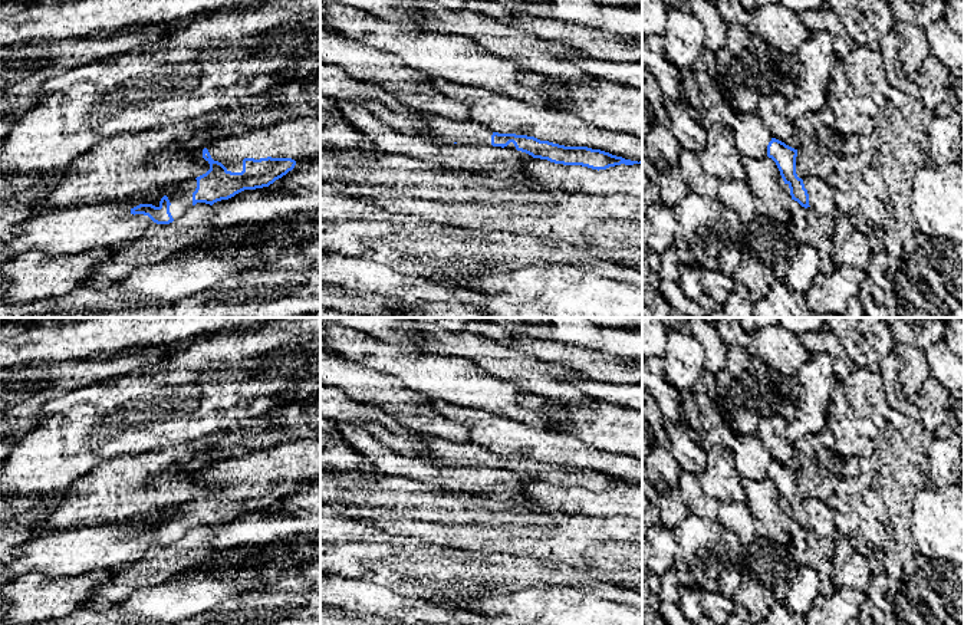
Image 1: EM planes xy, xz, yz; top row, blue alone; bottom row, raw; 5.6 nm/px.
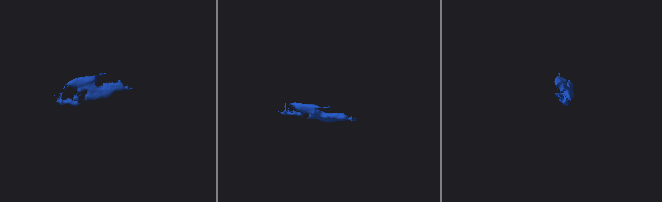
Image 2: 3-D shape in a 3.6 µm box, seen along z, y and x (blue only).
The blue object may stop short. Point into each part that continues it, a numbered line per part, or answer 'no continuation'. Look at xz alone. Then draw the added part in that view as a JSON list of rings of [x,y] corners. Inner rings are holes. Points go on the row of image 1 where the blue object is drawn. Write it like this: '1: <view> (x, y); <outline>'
1: xz (464, 132); [[[420,112],[424,119],[424,135],[435,141],[457,142],[458,145],[491,145],[493,132],[480,124],[470,119],[453,121],[442,115],[431,112]]]

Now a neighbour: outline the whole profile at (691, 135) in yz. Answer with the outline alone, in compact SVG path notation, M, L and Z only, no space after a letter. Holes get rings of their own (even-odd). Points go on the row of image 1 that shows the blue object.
M665 101L667 114L671 124L668 129L680 142L682 149L700 154L707 144L707 128L700 125L687 111L682 102Z

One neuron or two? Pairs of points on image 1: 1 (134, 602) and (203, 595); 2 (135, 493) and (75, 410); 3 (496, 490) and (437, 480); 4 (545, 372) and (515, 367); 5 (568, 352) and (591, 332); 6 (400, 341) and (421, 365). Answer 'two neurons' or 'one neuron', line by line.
1: one neuron
2: two neurons
3: one neuron
4: one neuron
5: two neurons
6: two neurons

